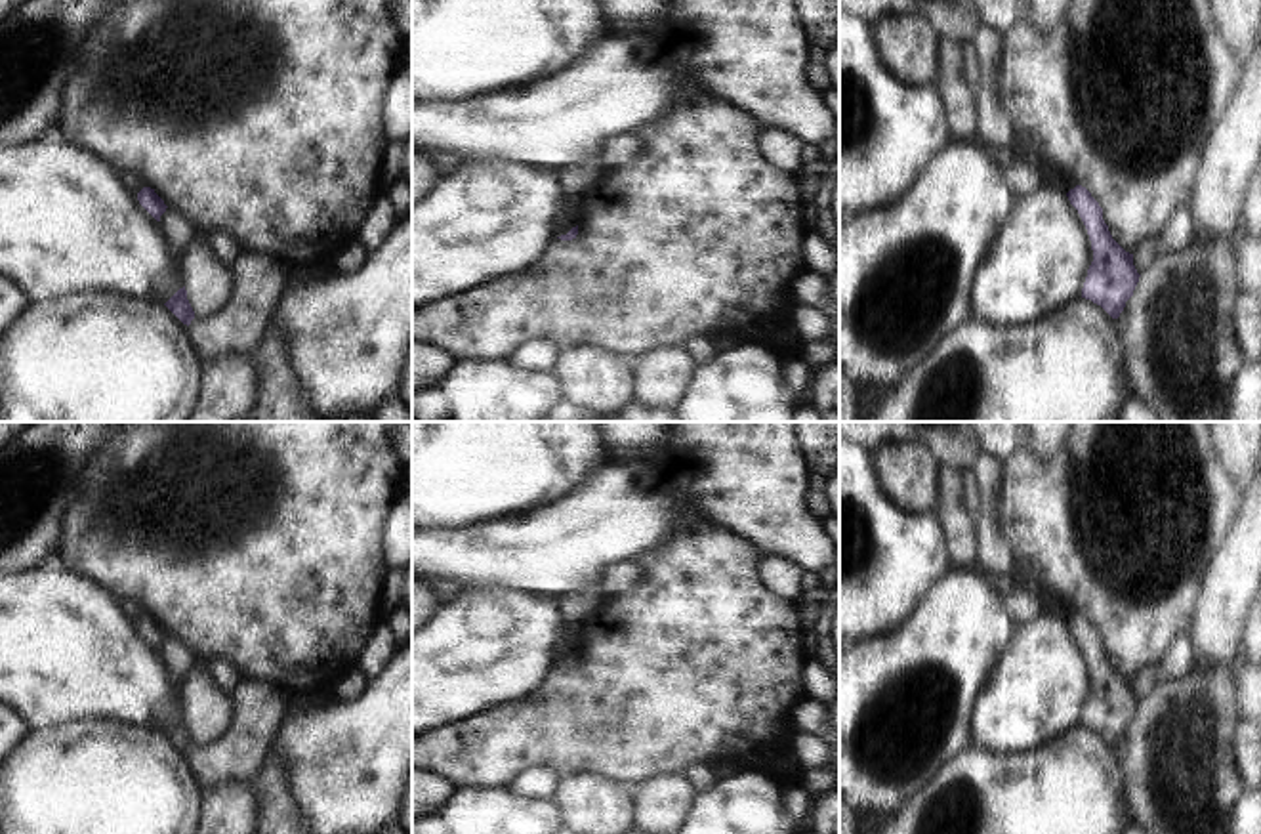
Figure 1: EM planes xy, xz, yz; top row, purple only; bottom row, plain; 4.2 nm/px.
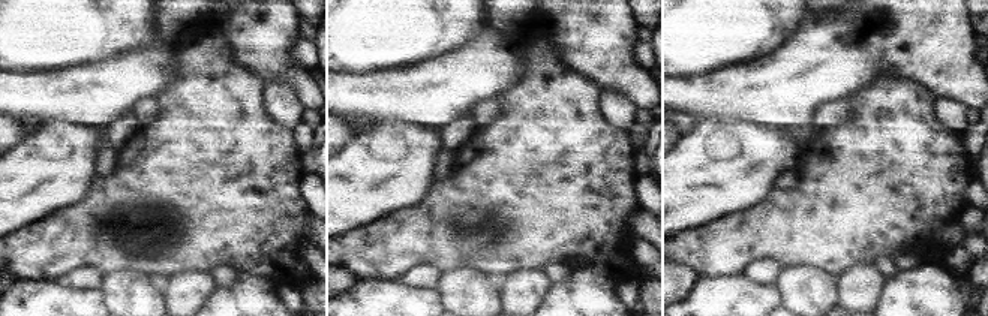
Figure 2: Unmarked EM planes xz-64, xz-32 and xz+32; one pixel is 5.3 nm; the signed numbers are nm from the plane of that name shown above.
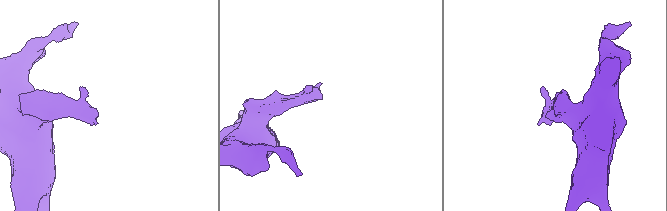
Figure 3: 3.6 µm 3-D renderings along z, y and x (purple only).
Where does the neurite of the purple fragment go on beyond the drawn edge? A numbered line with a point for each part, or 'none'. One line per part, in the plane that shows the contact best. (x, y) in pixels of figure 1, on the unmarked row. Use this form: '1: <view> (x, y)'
none

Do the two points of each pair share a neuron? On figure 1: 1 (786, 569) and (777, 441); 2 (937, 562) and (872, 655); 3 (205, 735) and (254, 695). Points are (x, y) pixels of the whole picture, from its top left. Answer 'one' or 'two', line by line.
1: two
2: two
3: two

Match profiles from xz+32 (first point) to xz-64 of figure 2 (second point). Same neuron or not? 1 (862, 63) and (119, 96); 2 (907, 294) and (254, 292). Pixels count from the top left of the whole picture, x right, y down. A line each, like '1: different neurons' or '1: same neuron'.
1: same neuron
2: same neuron

